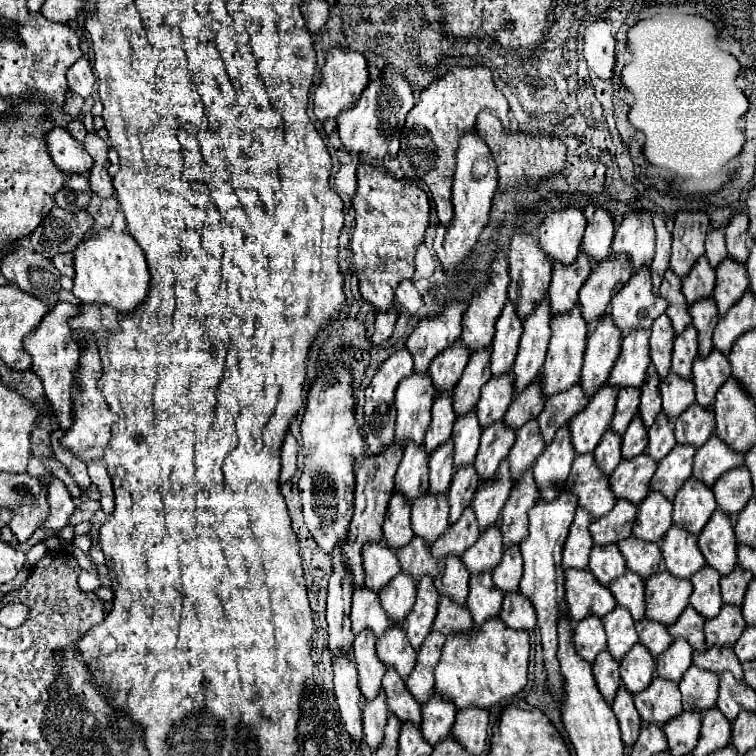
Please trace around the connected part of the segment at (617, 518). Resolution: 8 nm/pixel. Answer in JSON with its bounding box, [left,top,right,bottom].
[590,499,638,545]

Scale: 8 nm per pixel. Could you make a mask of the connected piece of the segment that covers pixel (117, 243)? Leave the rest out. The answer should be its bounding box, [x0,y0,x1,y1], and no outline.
[72,229,150,315]

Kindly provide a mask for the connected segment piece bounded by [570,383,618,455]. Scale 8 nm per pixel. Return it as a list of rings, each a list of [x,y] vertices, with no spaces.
[[[608,383],[600,387],[596,395],[592,395],[590,403],[580,411],[580,415],[574,415],[570,419],[570,433],[572,433],[572,445],[578,455],[594,451],[606,429],[610,427],[614,405],[616,405],[618,391],[612,391]]]

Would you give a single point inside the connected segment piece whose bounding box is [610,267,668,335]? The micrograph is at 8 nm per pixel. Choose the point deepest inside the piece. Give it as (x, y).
(635, 306)

